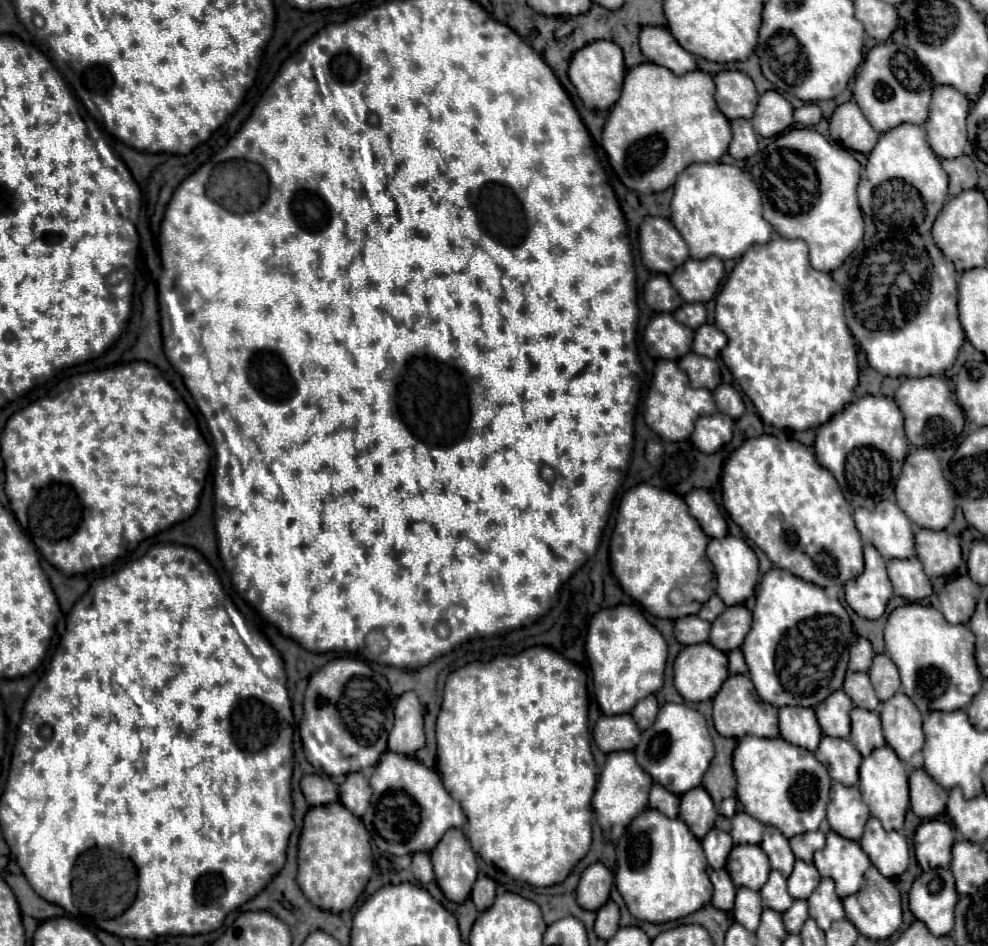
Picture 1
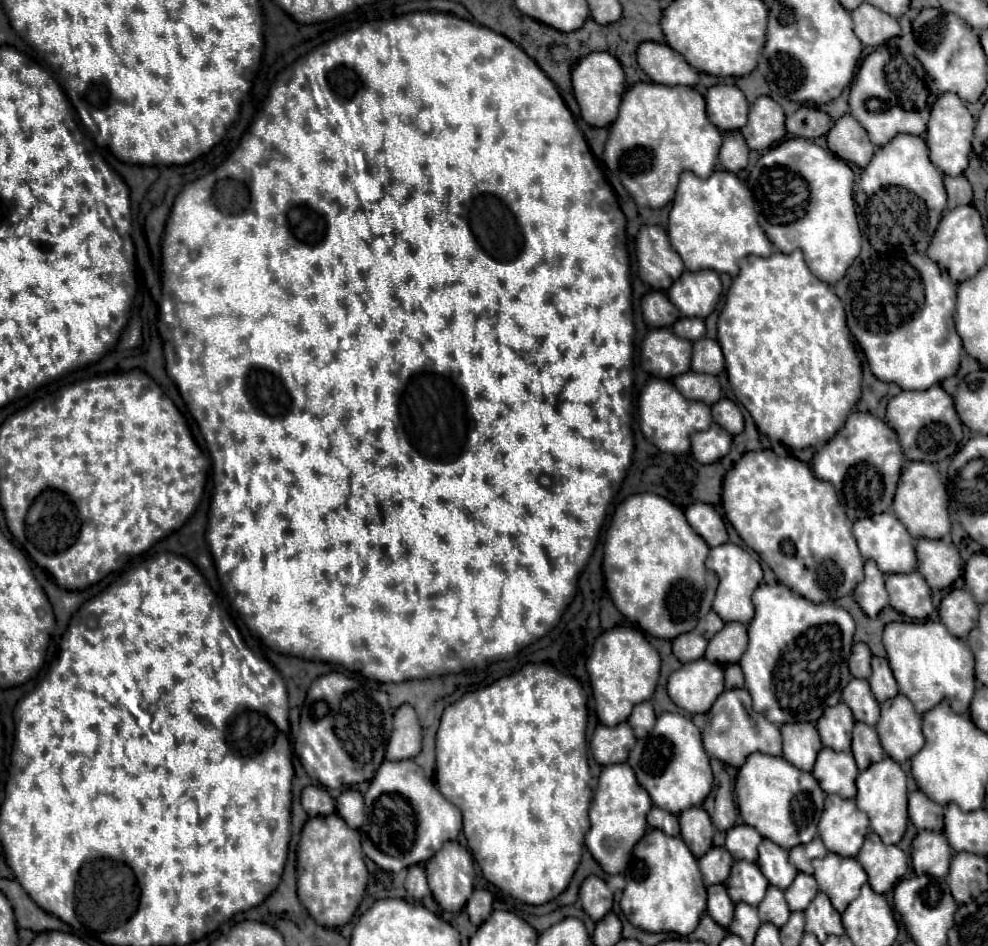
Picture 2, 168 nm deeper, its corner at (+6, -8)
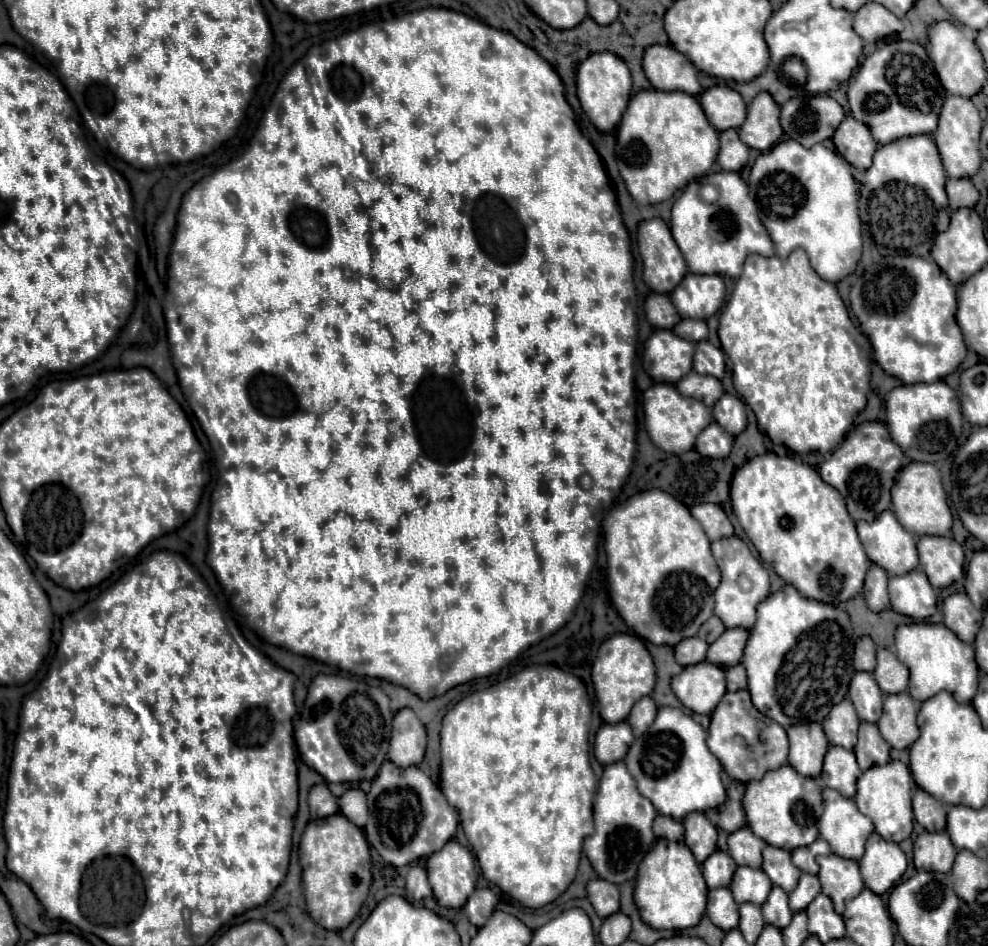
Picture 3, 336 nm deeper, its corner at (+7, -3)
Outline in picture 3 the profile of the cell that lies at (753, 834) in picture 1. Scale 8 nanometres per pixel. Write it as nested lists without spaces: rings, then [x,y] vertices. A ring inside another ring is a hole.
[[[741,827],[739,831],[729,835],[729,855],[735,859],[737,865],[745,867],[761,867],[761,851],[765,847],[765,841],[753,835],[749,827]]]

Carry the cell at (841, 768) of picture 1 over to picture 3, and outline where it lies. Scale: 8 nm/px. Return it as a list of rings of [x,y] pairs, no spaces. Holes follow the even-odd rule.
[[[829,747],[823,763],[823,785],[839,791],[843,797],[855,795],[855,783],[861,775],[861,769],[855,761],[855,753],[843,747]]]

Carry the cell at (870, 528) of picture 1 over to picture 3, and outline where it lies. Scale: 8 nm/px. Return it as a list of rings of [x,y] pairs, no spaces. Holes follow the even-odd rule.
[[[883,511],[883,515],[875,517],[873,521],[857,521],[857,533],[863,543],[863,549],[867,557],[883,567],[889,575],[905,575],[907,571],[917,569],[919,557],[917,557],[917,547],[915,547],[915,535],[911,535],[907,529],[899,527],[899,521],[891,511]]]

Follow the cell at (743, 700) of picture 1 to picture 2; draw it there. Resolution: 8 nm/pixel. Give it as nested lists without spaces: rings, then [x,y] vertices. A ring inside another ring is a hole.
[[[744,688],[724,690],[716,698],[716,702],[708,714],[710,714],[710,718],[708,718],[706,728],[702,730],[702,738],[704,738],[704,748],[710,756],[714,756],[726,764],[732,764],[736,768],[740,768],[744,764],[746,756],[752,752],[782,756],[780,728],[752,710],[752,698]]]

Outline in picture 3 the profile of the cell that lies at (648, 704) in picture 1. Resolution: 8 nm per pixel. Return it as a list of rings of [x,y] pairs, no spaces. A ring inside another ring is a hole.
[[[643,697],[643,699],[639,699],[639,703],[635,703],[635,707],[627,719],[635,731],[635,737],[643,735],[643,731],[647,731],[647,727],[651,727],[651,723],[655,721],[655,715],[657,715],[657,705],[653,703],[651,697]]]

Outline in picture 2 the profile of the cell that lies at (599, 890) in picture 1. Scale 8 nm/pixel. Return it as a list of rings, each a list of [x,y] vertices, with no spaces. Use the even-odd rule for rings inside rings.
[[[588,876],[578,892],[578,900],[584,912],[594,920],[602,920],[612,908],[612,892],[608,890],[606,882],[598,876]]]

